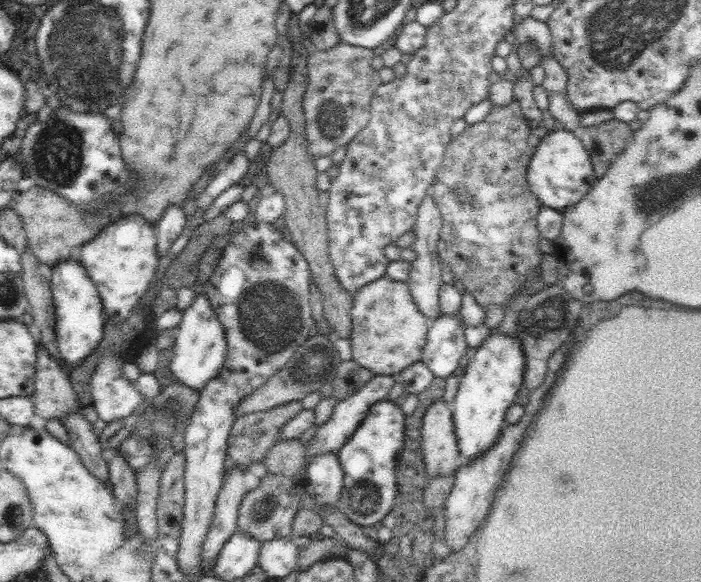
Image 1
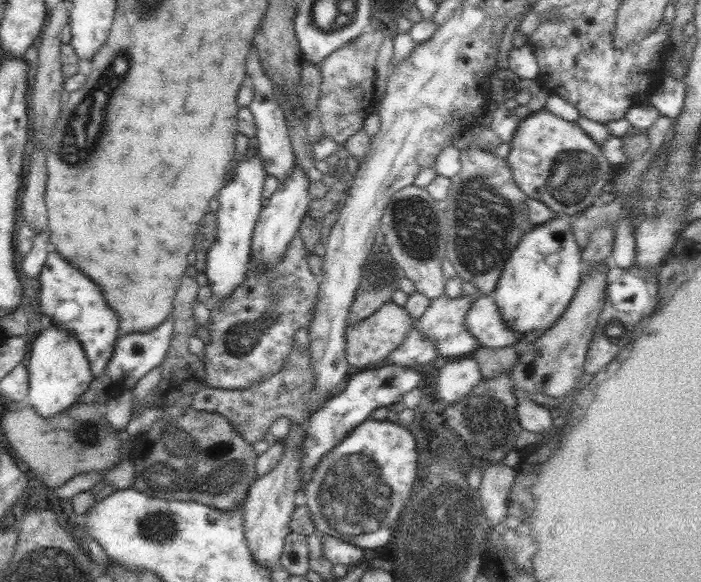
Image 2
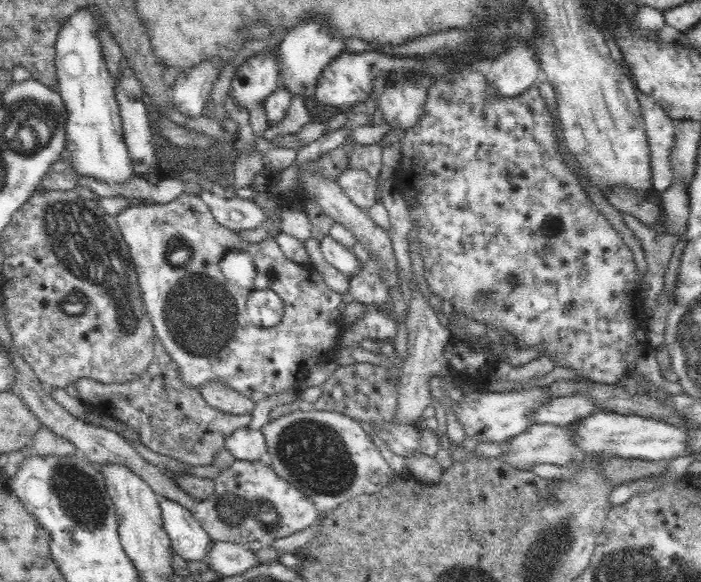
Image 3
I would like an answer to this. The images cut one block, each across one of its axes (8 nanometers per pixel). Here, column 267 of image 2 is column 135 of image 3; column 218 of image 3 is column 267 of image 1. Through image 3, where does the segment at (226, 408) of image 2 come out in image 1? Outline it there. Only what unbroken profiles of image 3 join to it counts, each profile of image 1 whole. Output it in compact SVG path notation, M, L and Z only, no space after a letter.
M293 400L286 405L275 406L270 410L242 414L236 418L228 437L227 454L230 463L238 463L244 470L252 463L262 463L266 451L280 440L279 434L284 425L303 409L300 400Z

